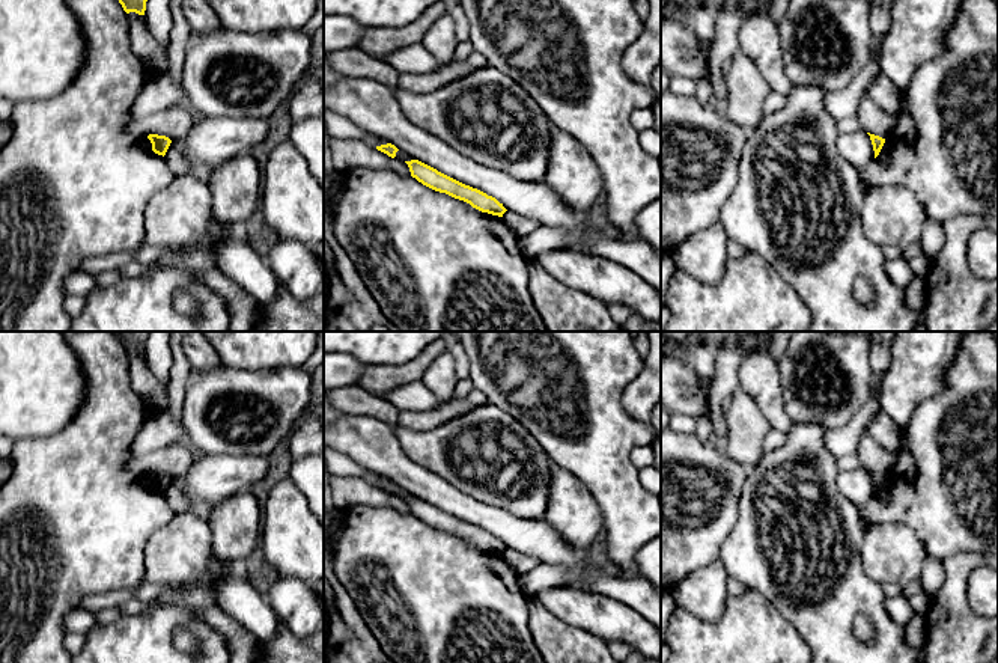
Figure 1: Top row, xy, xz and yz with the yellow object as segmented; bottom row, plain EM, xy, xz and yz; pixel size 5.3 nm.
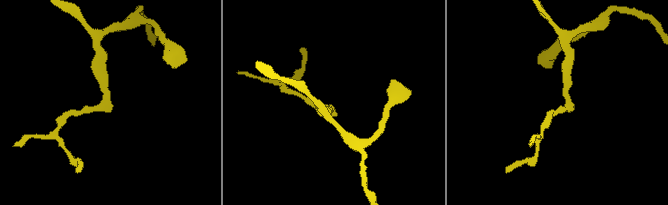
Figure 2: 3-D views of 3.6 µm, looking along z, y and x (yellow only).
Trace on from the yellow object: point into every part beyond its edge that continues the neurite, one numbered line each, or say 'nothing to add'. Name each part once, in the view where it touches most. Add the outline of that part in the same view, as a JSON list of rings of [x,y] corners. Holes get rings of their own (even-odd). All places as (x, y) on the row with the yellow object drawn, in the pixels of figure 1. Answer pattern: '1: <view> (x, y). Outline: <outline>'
nothing to add

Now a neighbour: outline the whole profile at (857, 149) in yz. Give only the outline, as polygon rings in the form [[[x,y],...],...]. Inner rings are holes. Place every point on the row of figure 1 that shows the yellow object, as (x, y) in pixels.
[[[863,128],[852,134],[840,134],[837,139],[837,151],[858,170],[875,161],[870,136]]]

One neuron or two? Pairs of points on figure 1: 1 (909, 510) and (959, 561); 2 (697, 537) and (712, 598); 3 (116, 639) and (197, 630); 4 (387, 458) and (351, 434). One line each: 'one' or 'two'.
1: two
2: two
3: one
4: one

